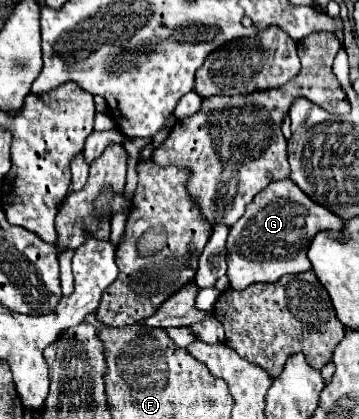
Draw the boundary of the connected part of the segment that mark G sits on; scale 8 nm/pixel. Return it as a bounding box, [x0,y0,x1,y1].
[226,178,342,290]

